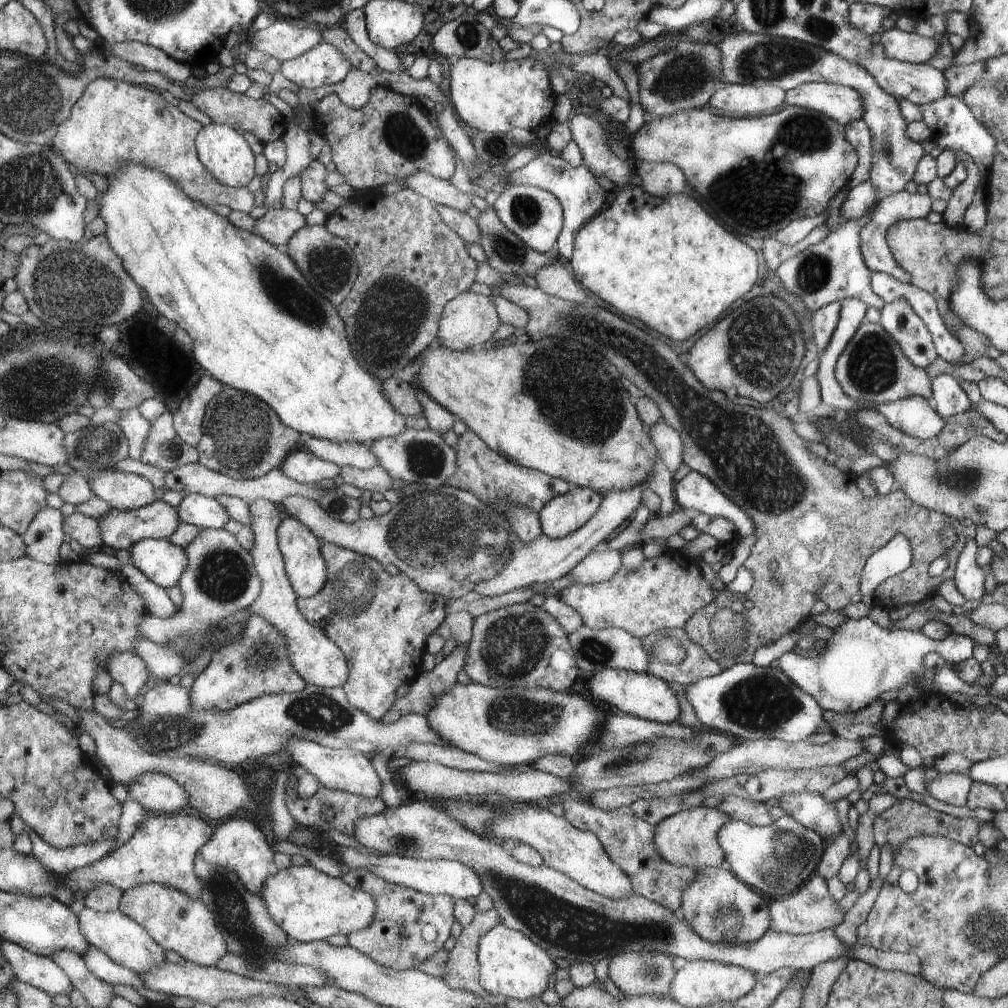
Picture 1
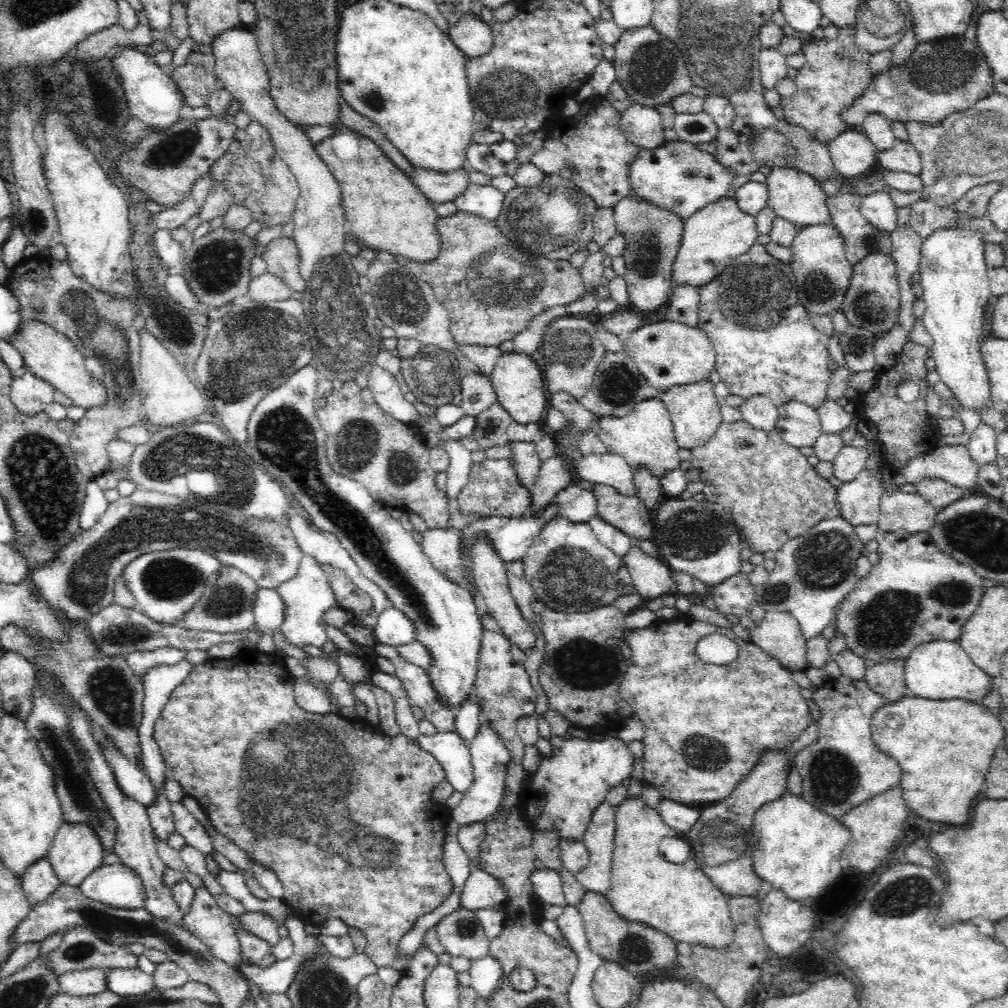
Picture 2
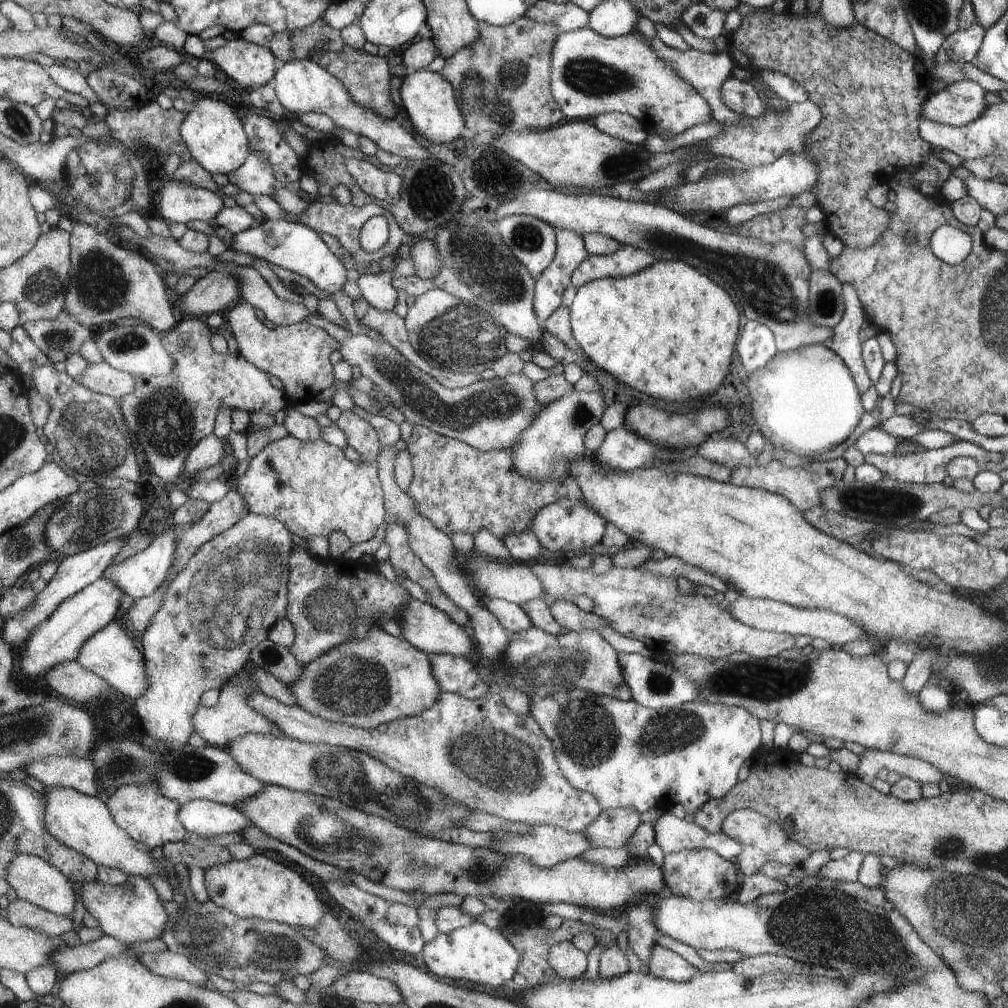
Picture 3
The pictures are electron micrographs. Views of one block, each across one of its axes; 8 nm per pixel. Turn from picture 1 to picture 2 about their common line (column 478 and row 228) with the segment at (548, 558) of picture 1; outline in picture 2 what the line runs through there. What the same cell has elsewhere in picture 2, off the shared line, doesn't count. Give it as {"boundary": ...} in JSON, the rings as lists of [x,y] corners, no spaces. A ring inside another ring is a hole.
{"boundary":[[[545,175],[542,182],[535,184],[532,187],[518,186],[505,193],[505,201],[496,221],[491,221],[486,218],[471,215],[463,210],[456,212],[447,217],[440,217],[435,224],[439,234],[439,255],[433,261],[414,262],[404,257],[393,257],[398,259],[402,266],[410,269],[421,281],[428,283],[436,295],[436,298],[444,305],[450,317],[450,331],[454,341],[458,346],[496,346],[507,347],[512,340],[523,331],[526,331],[528,323],[540,312],[546,312],[548,308],[557,307],[558,305],[570,304],[574,300],[584,297],[586,288],[584,281],[581,279],[581,273],[577,268],[570,265],[570,254],[578,252],[578,250],[586,249],[587,244],[593,240],[594,236],[594,215],[596,208],[593,198],[588,196],[582,188],[578,188],[574,182],[569,182],[559,175]]]}

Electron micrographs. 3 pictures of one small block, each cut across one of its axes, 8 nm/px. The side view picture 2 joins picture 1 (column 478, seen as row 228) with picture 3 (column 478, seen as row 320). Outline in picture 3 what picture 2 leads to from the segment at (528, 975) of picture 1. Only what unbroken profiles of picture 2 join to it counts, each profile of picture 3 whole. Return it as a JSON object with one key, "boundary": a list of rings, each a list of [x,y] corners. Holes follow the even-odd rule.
{"boundary":[[[480,922],[469,923],[448,933],[438,932],[433,940],[424,943],[421,951],[421,960],[438,978],[467,980],[493,988],[502,986],[516,973],[519,958],[520,953],[499,928],[493,930]]]}

